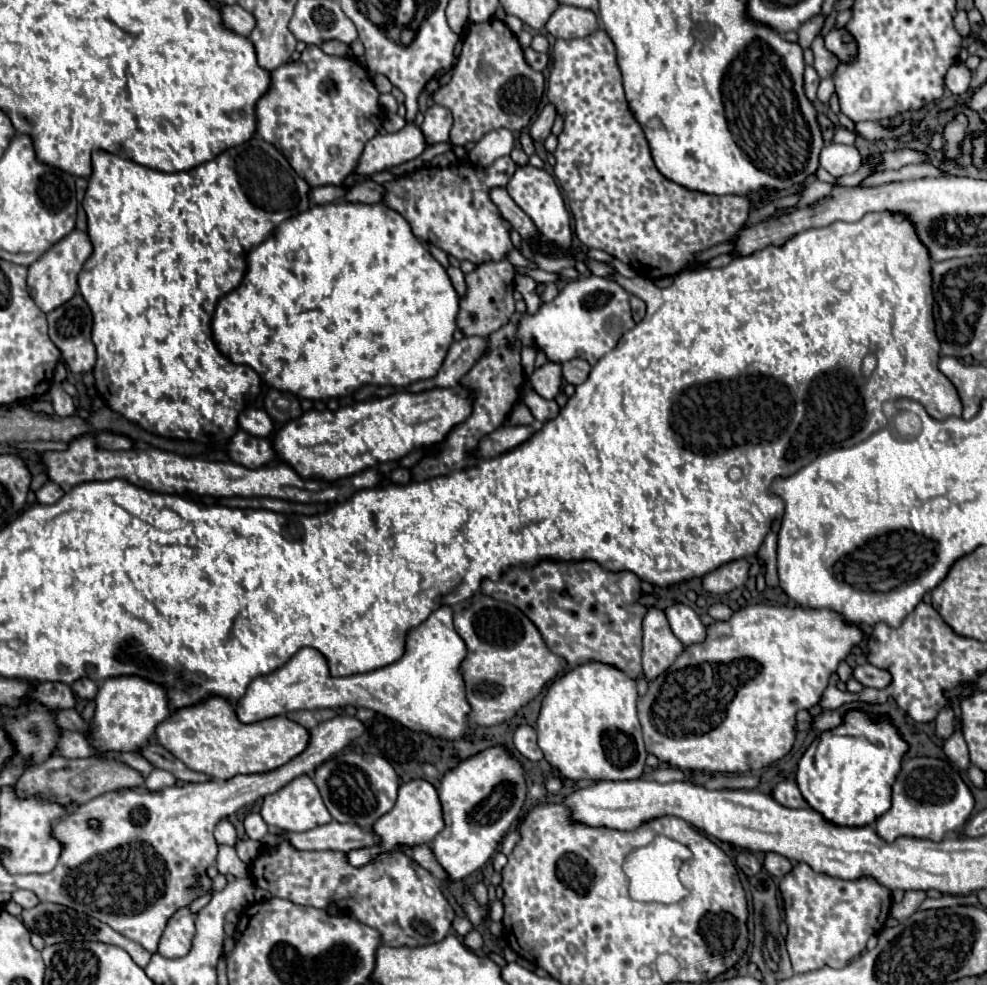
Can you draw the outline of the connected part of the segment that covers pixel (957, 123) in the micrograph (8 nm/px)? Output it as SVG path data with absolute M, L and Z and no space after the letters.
M959 113L949 125L947 125L947 157L955 159L961 153L961 141L965 137L967 119L963 113Z

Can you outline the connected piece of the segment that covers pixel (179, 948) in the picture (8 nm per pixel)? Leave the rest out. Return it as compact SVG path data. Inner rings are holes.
M189 907L177 909L167 921L167 927L159 941L157 953L167 959L185 957L189 953L193 937L195 937L195 917L197 915Z

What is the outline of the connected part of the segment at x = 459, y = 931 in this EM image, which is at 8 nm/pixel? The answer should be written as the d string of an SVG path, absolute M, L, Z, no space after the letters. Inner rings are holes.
M459 917L453 920L452 930L460 937L464 937L473 929L471 922L466 917Z

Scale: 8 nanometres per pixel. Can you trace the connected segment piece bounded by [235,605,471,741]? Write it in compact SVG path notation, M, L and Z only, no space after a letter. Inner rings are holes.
M441 605L423 625L407 633L405 653L399 661L351 677L331 677L327 659L317 649L299 649L287 665L269 675L255 677L245 695L235 703L235 711L239 721L253 723L299 709L337 709L353 705L373 709L413 731L455 741L471 735L467 721L471 707L465 699L463 675L459 671L465 655L467 647L451 623L451 607Z

